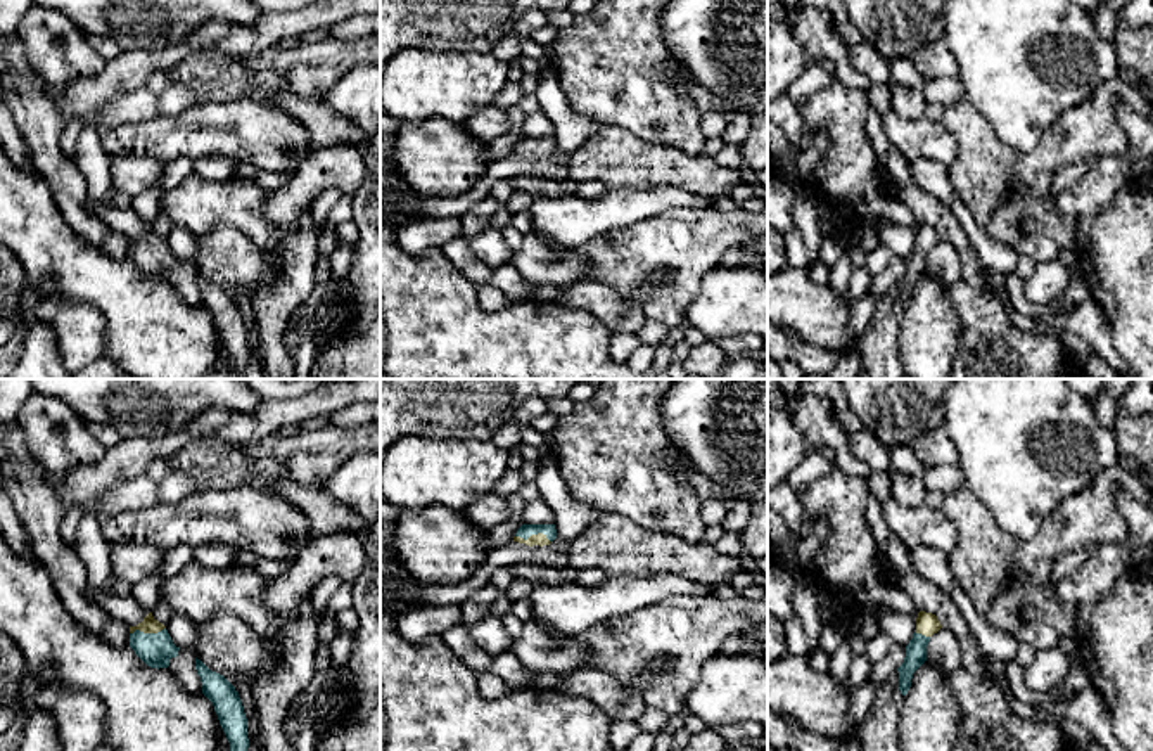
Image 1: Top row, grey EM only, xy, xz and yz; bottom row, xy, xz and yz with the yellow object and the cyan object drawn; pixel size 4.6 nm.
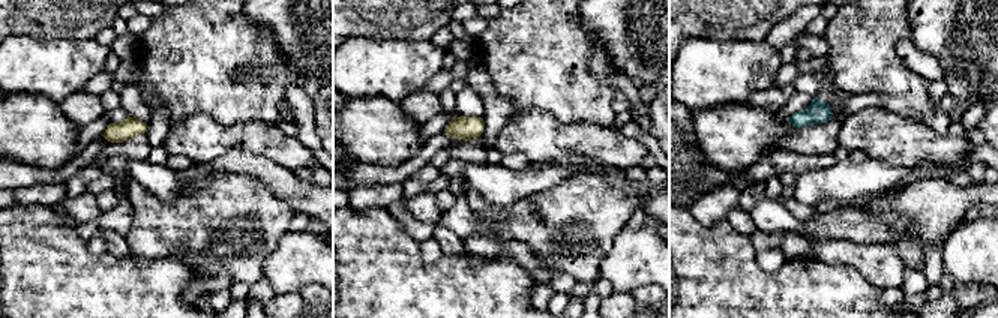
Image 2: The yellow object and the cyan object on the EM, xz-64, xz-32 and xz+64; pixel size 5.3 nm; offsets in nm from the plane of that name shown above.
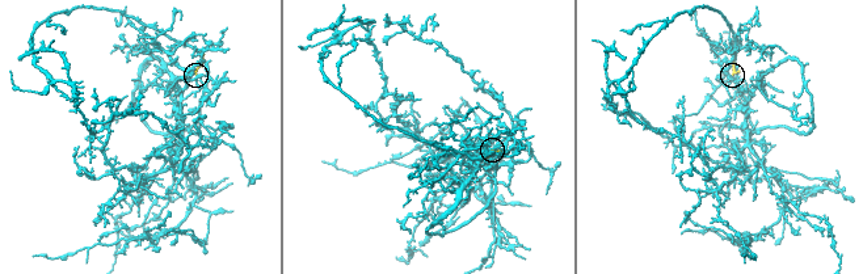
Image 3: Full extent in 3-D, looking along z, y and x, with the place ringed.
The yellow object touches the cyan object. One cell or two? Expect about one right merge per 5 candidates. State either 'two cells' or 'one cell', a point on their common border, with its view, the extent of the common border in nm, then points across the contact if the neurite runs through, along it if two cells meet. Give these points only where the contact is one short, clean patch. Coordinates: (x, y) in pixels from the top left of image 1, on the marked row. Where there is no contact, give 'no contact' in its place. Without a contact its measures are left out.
one cell; meets yellow in xz at (533, 535); contact 170 nm long; runs through xz (540, 539), (533, 535), (524, 532)

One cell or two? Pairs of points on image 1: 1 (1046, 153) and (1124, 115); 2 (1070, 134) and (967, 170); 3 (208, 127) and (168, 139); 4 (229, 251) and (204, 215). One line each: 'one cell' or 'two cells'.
1: two cells
2: one cell
3: one cell
4: two cells

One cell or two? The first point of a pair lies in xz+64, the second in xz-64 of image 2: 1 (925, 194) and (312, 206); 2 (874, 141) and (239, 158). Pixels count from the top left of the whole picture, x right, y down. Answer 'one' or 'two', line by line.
1: two
2: two

